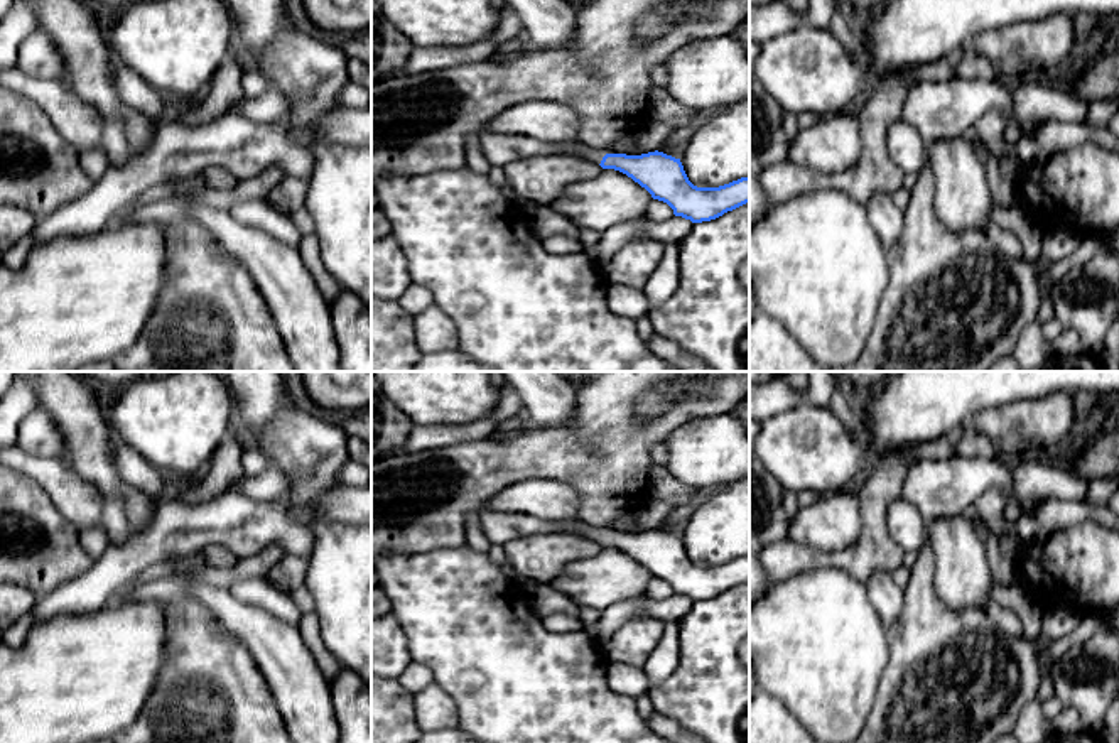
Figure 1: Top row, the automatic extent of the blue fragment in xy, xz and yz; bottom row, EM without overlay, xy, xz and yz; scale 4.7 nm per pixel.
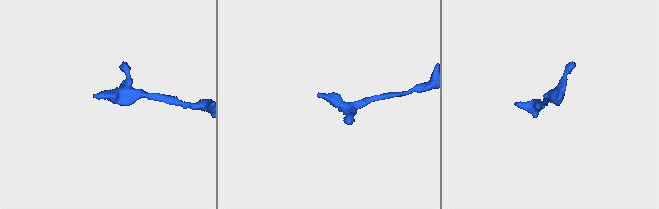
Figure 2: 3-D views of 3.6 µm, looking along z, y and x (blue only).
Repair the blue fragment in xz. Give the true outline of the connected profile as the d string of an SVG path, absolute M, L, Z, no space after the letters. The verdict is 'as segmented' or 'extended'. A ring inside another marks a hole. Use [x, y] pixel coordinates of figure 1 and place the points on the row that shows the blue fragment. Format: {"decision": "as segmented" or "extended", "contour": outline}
{"decision": "extended", "contour": "M572 140L565 145L564 154L586 157L603 169L626 174L653 199L667 203L675 216L692 223L716 220L749 203L749 176L719 187L697 187L689 181L680 159L658 150L641 155L611 154Z"}

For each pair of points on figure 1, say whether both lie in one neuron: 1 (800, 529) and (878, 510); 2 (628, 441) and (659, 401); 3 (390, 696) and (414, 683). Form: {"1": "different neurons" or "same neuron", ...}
{"1": "different neurons", "2": "different neurons", "3": "different neurons"}

